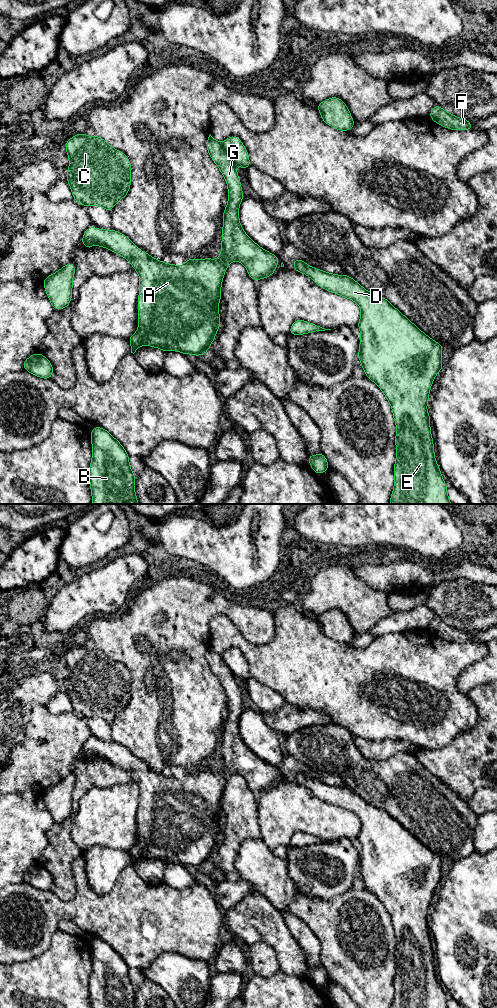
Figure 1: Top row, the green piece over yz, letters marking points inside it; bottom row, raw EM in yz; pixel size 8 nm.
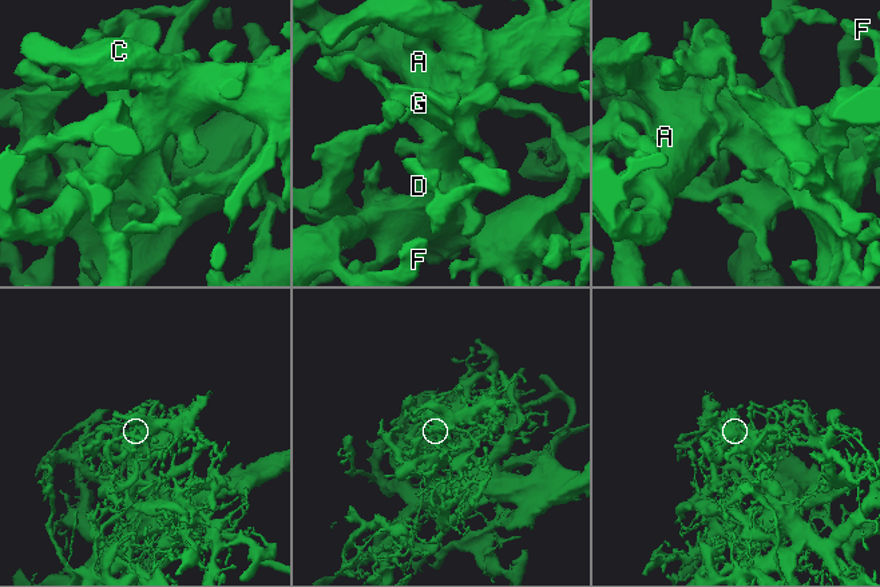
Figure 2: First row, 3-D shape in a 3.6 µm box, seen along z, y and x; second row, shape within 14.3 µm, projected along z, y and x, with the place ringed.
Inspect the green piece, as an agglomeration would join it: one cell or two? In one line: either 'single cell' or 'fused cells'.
single cell

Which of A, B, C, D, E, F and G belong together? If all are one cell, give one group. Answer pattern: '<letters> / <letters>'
A B C D E F G

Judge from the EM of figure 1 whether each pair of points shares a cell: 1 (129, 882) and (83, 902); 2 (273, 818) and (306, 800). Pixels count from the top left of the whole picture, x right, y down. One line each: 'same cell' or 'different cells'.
1: same cell
2: same cell

